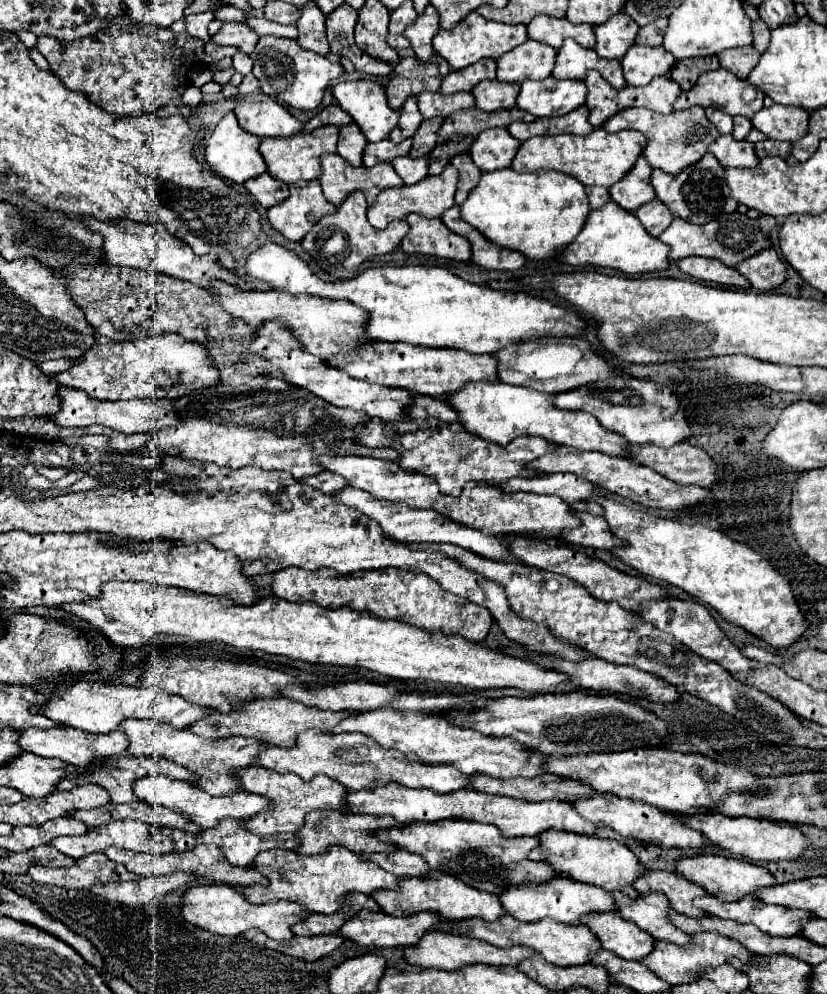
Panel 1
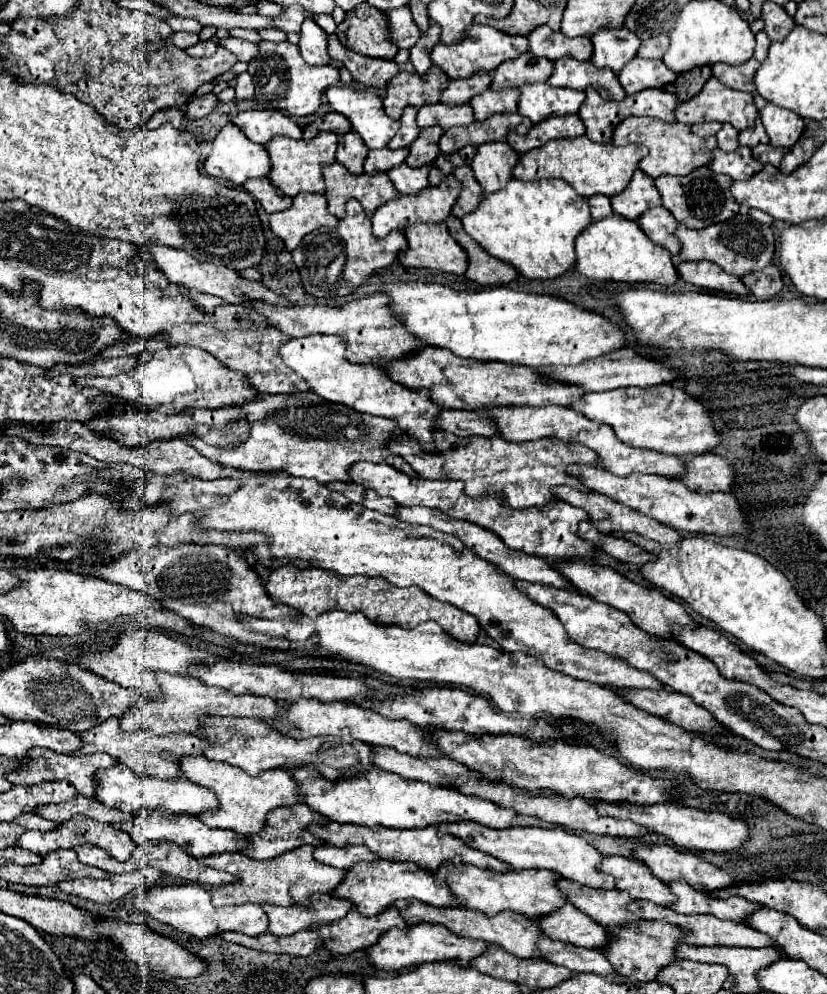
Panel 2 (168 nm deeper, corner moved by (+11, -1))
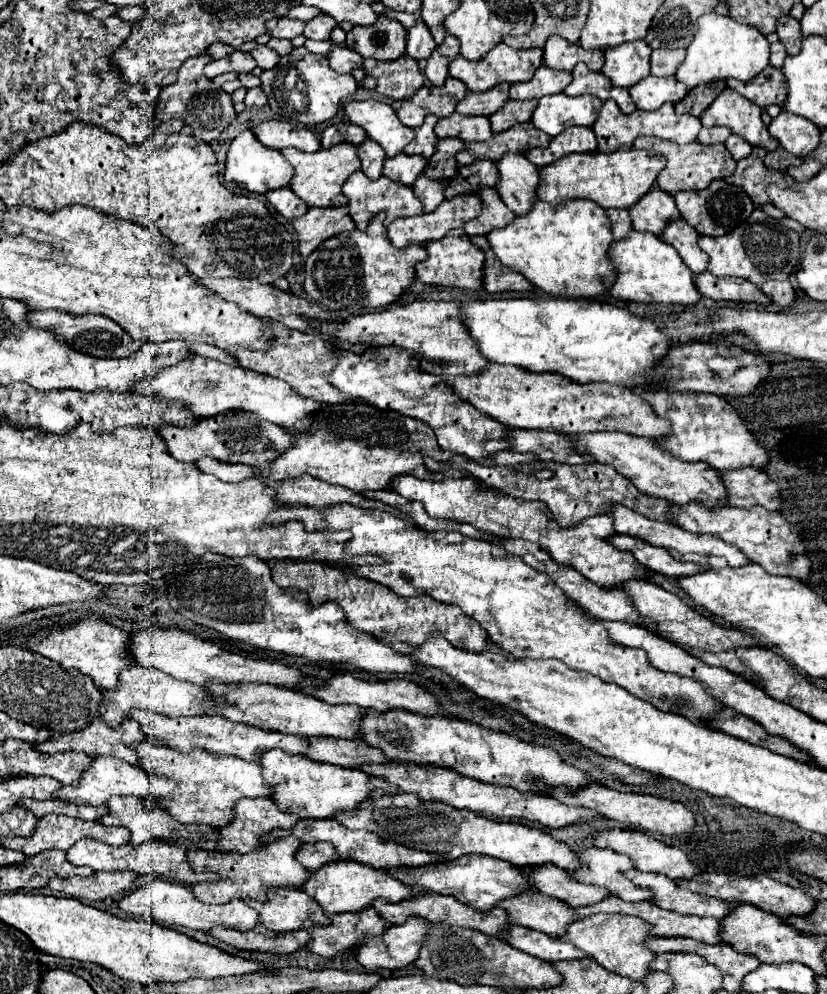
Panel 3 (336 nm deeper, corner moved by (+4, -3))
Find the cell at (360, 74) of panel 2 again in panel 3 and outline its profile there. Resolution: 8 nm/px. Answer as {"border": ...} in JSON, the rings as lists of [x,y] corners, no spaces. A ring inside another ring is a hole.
{"border":[[[402,56],[394,62],[364,60],[364,68],[368,76],[378,80],[376,90],[392,100],[406,100],[424,86],[418,62],[410,56]]]}

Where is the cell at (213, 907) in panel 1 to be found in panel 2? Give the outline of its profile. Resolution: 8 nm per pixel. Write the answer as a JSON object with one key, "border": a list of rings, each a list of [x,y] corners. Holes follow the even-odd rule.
{"border":[[[175,884],[175,886],[165,886],[165,888],[151,888],[145,890],[135,898],[135,906],[153,916],[155,920],[173,926],[175,930],[197,936],[197,938],[207,938],[223,932],[243,932],[247,936],[259,936],[267,932],[267,914],[259,904],[241,904],[241,906],[225,906],[225,908],[215,908],[211,904],[211,890],[197,886],[197,884]]]}

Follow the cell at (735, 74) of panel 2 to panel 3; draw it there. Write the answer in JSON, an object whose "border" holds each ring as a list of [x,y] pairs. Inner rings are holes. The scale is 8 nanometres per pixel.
{"border":[[[768,66],[764,72],[760,72],[760,76],[756,76],[756,80],[750,80],[750,82],[726,80],[726,86],[736,90],[740,96],[748,98],[750,102],[754,102],[760,108],[766,108],[770,104],[776,104],[782,108],[784,100],[788,96],[784,82],[786,82],[786,78],[784,78],[782,70]]]}

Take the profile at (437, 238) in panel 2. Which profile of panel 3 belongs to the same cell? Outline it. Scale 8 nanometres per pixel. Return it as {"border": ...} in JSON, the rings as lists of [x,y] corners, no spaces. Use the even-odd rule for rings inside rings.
{"border":[[[456,228],[444,240],[426,244],[428,258],[416,264],[416,276],[422,284],[428,286],[452,286],[452,288],[468,288],[482,290],[482,268],[484,268],[484,252],[470,242],[468,234],[462,228]]]}

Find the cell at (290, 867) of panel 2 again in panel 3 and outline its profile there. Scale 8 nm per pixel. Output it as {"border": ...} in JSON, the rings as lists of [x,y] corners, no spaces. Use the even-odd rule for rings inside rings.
{"border":[[[286,836],[282,840],[274,840],[250,854],[234,854],[234,852],[208,852],[188,850],[188,860],[192,860],[194,870],[212,870],[218,872],[222,878],[218,882],[200,882],[192,884],[190,890],[196,896],[196,900],[208,902],[208,904],[226,904],[232,898],[250,898],[250,900],[266,900],[266,888],[302,888],[302,884],[308,880],[308,870],[302,868],[294,854],[300,848],[300,840]]]}

